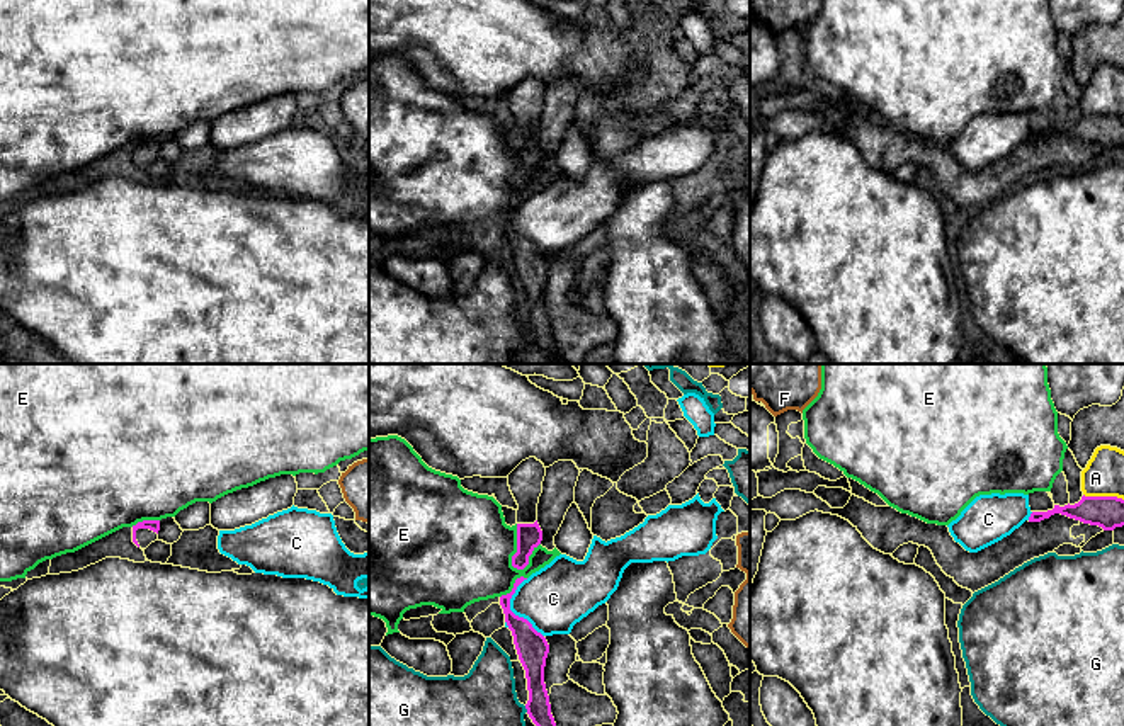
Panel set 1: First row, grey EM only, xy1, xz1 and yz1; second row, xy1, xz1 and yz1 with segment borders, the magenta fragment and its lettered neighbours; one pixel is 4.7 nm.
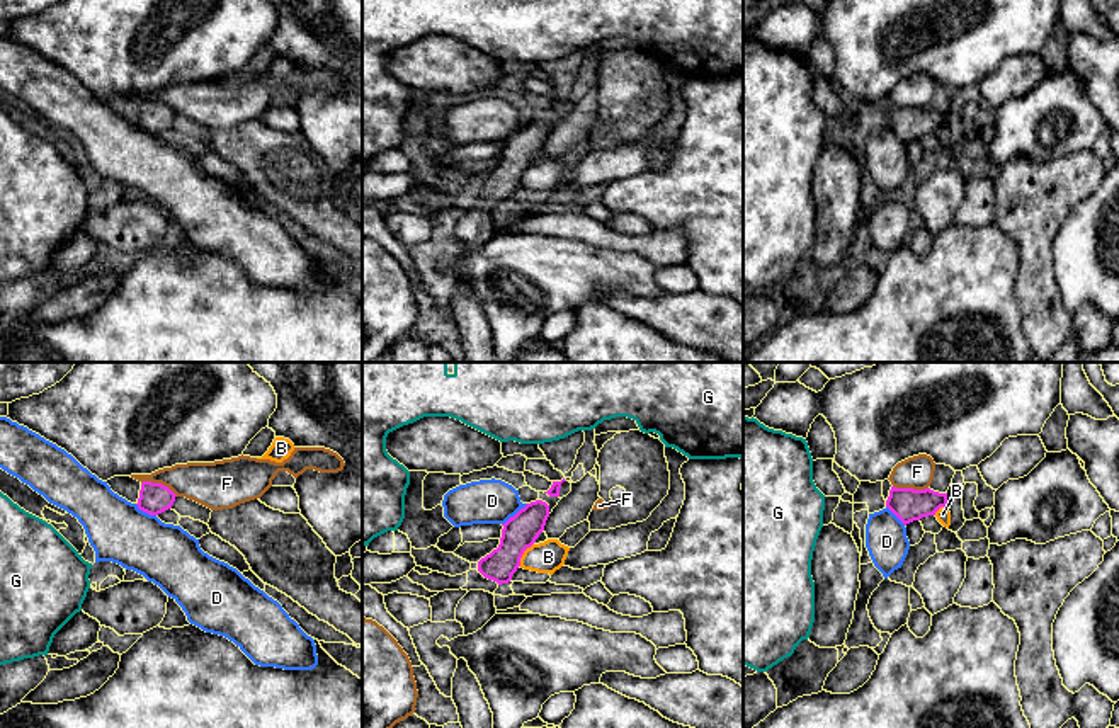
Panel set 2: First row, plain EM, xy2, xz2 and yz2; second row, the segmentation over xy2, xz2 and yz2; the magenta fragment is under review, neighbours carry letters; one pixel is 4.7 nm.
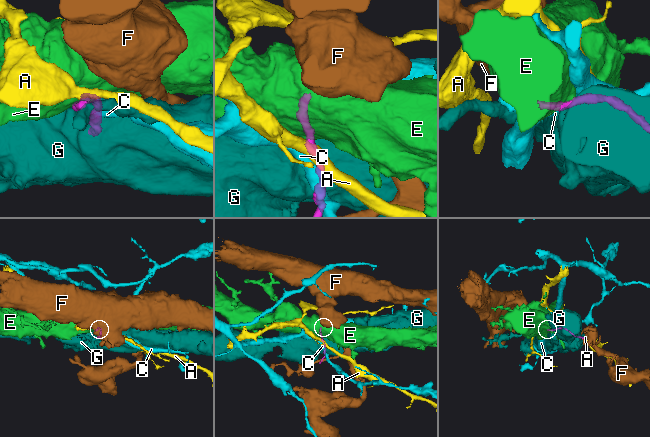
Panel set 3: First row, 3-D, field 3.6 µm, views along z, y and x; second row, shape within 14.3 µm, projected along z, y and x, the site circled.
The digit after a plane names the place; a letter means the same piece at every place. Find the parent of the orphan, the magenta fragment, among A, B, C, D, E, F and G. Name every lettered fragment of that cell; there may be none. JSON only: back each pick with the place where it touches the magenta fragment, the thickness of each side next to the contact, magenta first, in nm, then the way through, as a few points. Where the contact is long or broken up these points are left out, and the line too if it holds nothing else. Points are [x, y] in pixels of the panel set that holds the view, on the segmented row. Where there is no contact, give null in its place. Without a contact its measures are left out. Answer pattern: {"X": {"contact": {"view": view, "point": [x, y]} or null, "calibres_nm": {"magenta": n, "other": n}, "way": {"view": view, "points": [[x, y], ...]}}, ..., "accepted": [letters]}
{"accepted": []}

